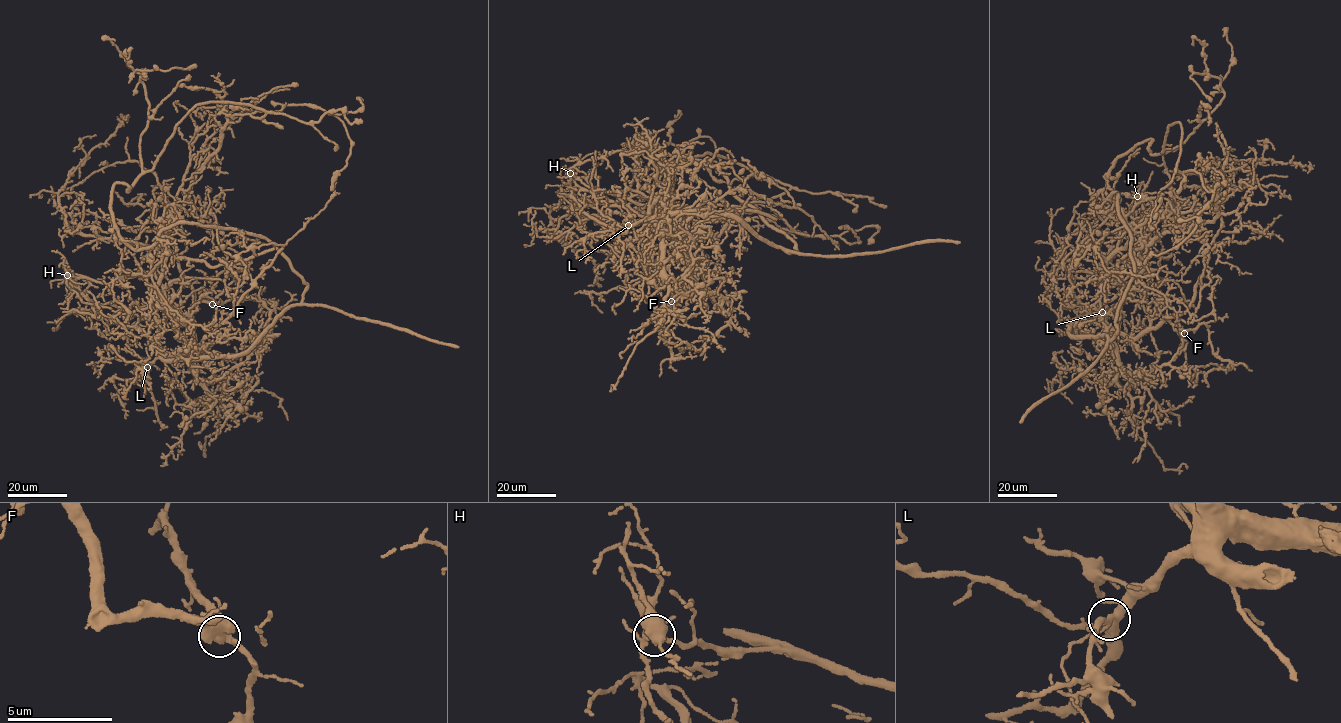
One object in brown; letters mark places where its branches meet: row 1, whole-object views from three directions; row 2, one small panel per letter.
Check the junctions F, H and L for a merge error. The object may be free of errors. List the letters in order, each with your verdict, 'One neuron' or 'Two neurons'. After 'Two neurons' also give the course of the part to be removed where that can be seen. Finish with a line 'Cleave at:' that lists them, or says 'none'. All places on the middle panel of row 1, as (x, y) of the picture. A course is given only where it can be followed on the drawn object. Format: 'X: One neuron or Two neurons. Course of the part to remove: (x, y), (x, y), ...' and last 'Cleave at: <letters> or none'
F: One neuron
H: Two neurons. Course of the part to remove: (570, 173), (582, 188), (660, 215), (566, 197), (552, 208), (554, 233), (589, 256), (598, 286)
L: One neuron
Cleave at: H

